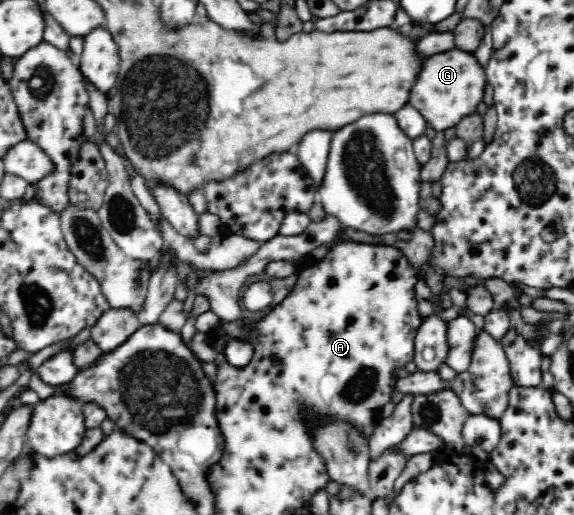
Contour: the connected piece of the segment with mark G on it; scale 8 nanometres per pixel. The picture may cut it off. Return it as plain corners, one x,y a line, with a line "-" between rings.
460,49
452,50
432,55
430,59
424,61
422,71
418,73
418,79
410,91
410,105
414,105
424,116
427,125
436,132
448,127
454,127
466,115
474,113
478,105
483,101
485,88
487,87
487,78
485,77
485,68
479,64
474,54
466,53

